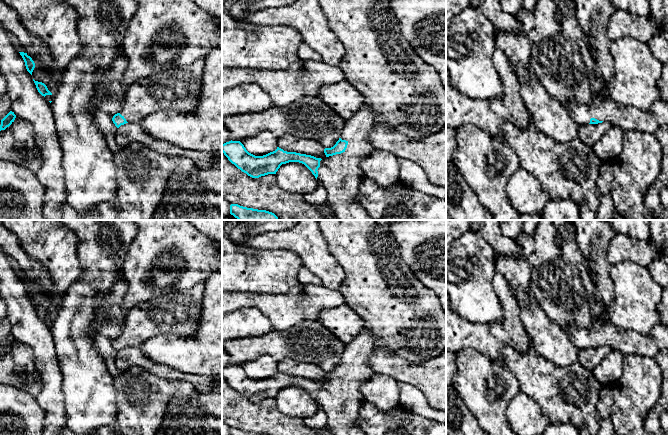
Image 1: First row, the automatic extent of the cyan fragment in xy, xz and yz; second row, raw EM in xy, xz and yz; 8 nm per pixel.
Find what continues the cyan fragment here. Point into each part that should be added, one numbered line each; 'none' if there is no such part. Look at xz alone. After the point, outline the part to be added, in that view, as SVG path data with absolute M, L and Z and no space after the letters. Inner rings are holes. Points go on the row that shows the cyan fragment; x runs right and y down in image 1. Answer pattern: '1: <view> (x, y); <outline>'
1: xz (408, 93); M319 0L330 29L344 46L344 56L338 66L344 72L345 79L366 100L366 104L345 122L342 129L340 138L348 142L346 150L322 159L317 170L317 180L327 190L327 204L333 209L337 220L371 220L366 209L357 200L357 195L364 178L360 162L375 150L369 137L378 116L382 116L393 130L412 139L434 134L446 124L446 87L436 69L422 60L401 34L399 21L390 8L390 1Z

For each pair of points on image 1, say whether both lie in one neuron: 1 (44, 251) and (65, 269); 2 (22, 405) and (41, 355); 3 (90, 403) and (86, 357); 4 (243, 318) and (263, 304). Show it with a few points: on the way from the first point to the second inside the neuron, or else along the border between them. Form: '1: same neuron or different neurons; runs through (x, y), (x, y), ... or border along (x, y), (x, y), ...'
1: same neuron; runs through (49, 253), (60, 264)
2: different neurons; border along (34, 396), (44, 411), (45, 417)
3: same neuron; runs through (89, 392), (86, 381), (86, 368)
4: different neurons; border along (233, 311), (257, 308), (268, 318), (272, 326)

